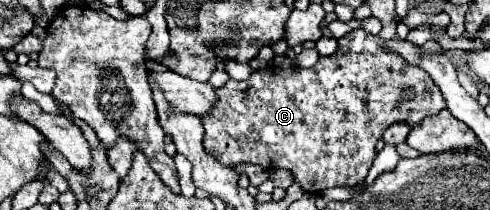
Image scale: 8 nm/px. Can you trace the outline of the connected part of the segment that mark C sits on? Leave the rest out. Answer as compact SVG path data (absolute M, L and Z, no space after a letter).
M355 29L337 39L337 43L337 53L319 57L311 69L269 67L253 71L247 81L229 79L227 85L219 87L215 109L201 117L207 153L229 167L247 161L263 169L287 169L307 193L321 193L331 187L361 183L375 159L375 145L389 125L407 123L415 127L445 107L445 99L431 77L397 53L387 51L379 35Z

